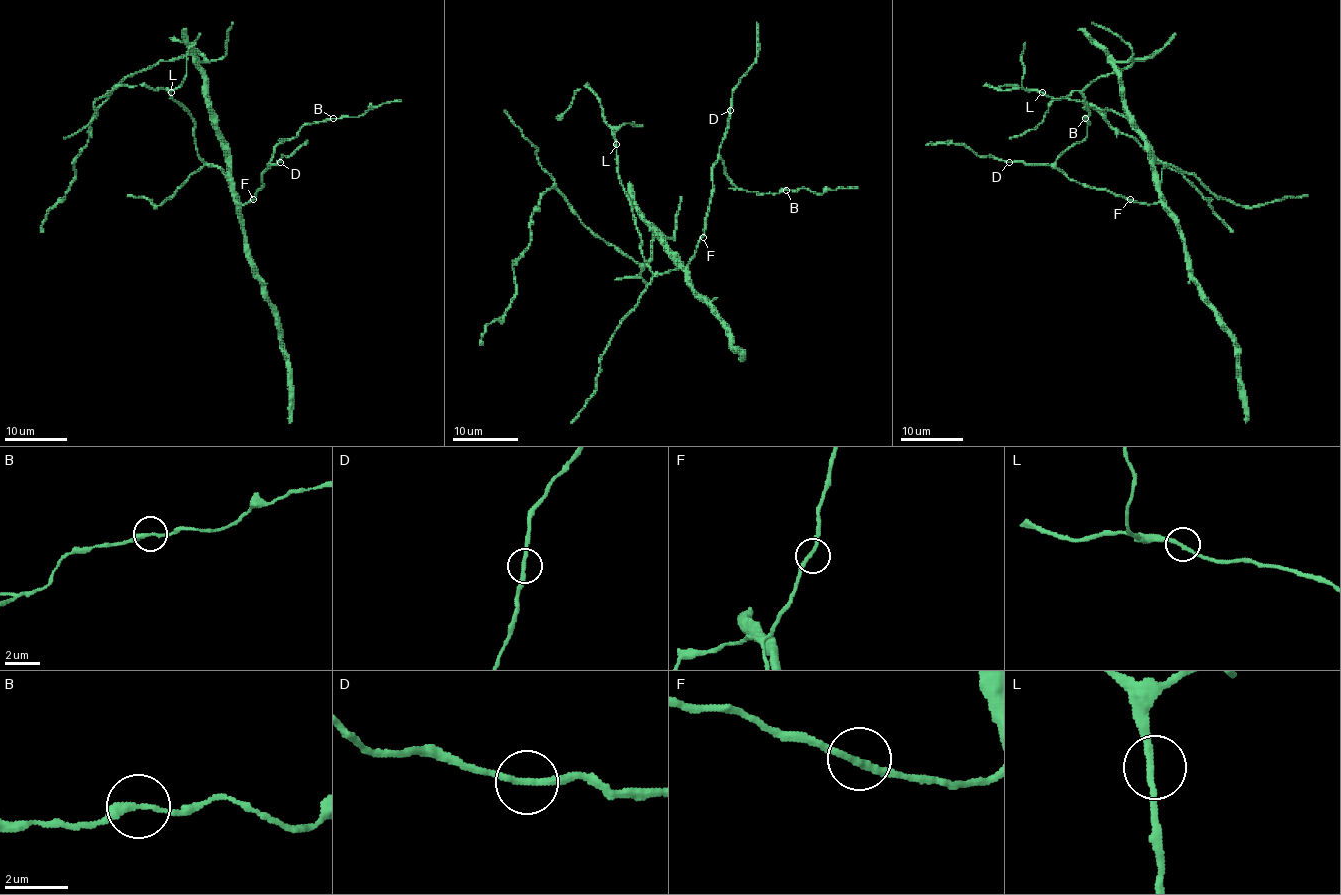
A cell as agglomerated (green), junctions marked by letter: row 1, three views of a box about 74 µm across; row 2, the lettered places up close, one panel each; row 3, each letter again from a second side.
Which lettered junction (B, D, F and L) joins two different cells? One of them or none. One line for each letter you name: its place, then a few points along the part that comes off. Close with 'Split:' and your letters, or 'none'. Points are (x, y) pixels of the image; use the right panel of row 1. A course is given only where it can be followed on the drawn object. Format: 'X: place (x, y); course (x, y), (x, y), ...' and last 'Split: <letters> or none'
Split: none

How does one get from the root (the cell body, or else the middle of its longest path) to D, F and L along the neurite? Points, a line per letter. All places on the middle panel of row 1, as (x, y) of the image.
D: (651, 226), (685, 268), (704, 232), (704, 219), (712, 193), (712, 167), (719, 159), (719, 146), (730, 110)
F: (651, 226), (685, 268), (703, 237)
L: (651, 226), (675, 253), (678, 266), (675, 270), (654, 273), (644, 260), (641, 234), (618, 174), (616, 144)

